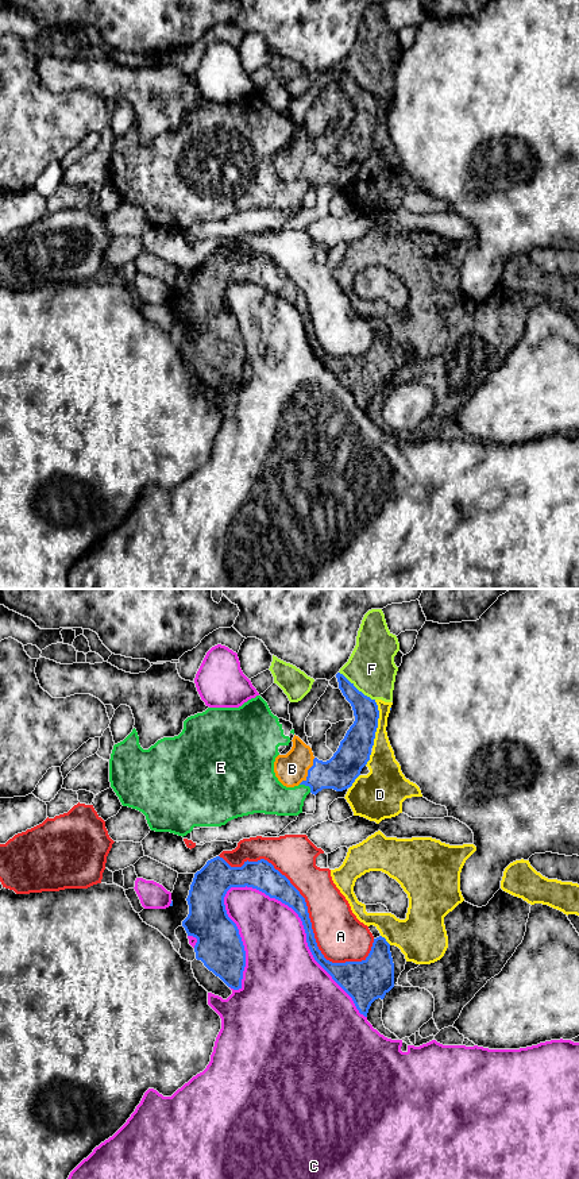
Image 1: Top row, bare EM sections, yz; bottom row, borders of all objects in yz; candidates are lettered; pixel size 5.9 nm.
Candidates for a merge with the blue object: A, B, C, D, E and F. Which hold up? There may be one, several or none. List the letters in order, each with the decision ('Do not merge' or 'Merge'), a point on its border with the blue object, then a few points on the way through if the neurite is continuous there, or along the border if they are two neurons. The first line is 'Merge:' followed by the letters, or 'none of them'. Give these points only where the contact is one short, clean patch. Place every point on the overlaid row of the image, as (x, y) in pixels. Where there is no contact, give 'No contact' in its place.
Merge: B
A: Do not merge. Touches blue at yz (305, 905)
B: Merge. Touches blue at yz (308, 771). Path across: yz (339, 773), (308, 771), (292, 769)
C: Do not merge. Touches blue at yz (305, 931)
D: Do not merge. Touches blue at yz (377, 724)
E: Do not merge. Touches blue at yz (307, 785)
F: Do not merge. Touches blue at yz (355, 688)

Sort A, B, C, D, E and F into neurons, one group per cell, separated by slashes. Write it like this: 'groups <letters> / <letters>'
groups A / B / C / D F / E

